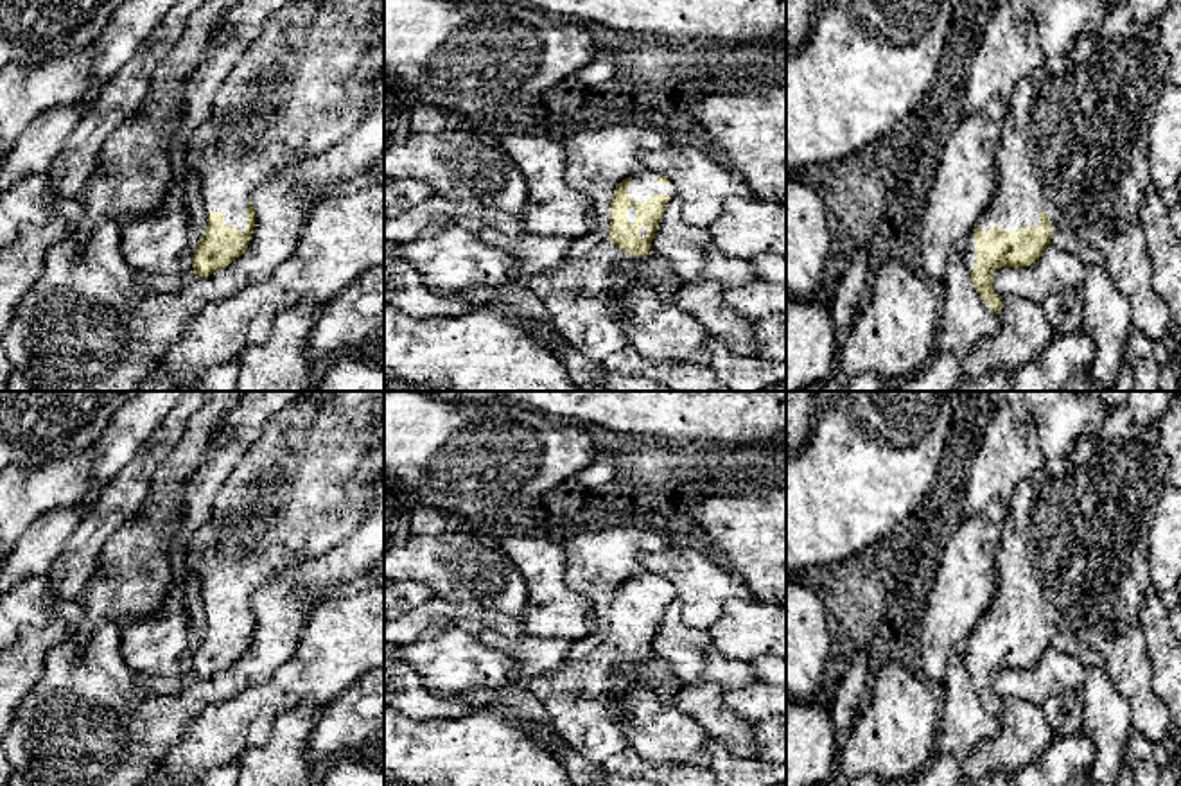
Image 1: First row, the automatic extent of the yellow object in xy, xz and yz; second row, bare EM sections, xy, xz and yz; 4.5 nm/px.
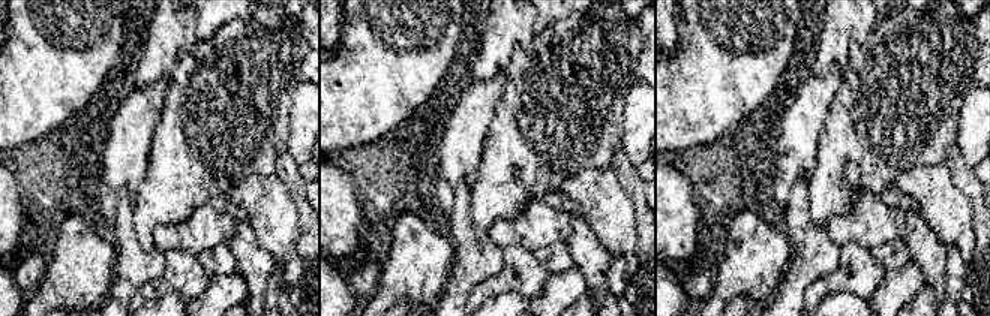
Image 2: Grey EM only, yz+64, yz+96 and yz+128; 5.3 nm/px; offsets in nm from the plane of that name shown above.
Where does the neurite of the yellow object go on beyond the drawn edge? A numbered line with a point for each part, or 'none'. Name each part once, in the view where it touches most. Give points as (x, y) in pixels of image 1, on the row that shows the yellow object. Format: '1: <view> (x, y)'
1: yz (1076, 139)

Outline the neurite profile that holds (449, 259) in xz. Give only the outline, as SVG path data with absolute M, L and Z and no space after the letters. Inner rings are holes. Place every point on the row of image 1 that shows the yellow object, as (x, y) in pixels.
M431 226L398 246L397 253L420 275L425 289L438 296L458 294L483 282L517 280L513 255L461 226Z

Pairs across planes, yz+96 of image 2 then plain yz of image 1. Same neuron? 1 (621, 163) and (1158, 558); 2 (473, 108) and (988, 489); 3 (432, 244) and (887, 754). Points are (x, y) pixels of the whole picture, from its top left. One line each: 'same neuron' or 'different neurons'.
1: different neurons
2: different neurons
3: same neuron

